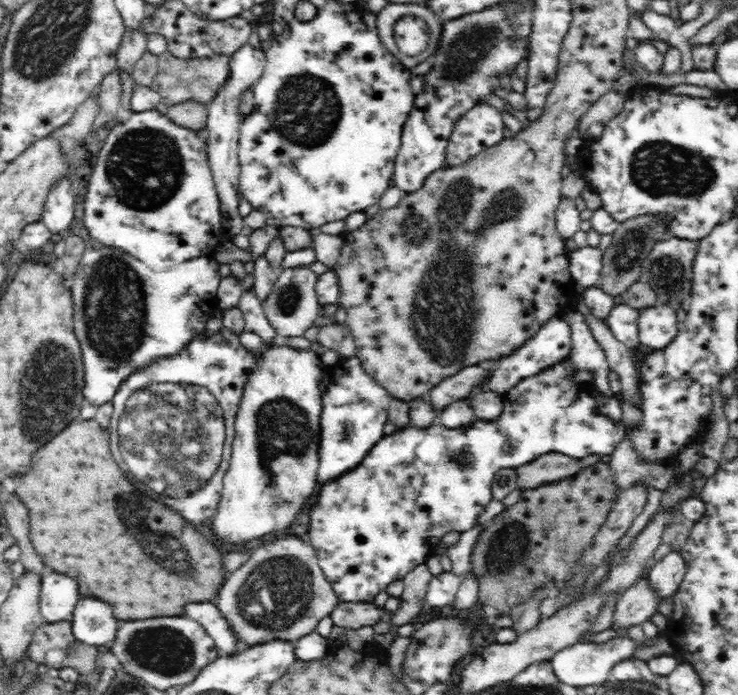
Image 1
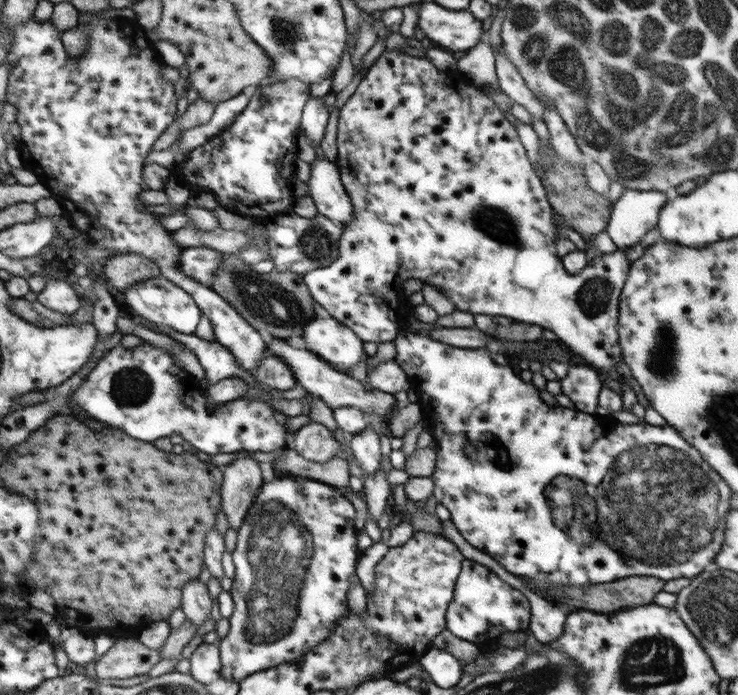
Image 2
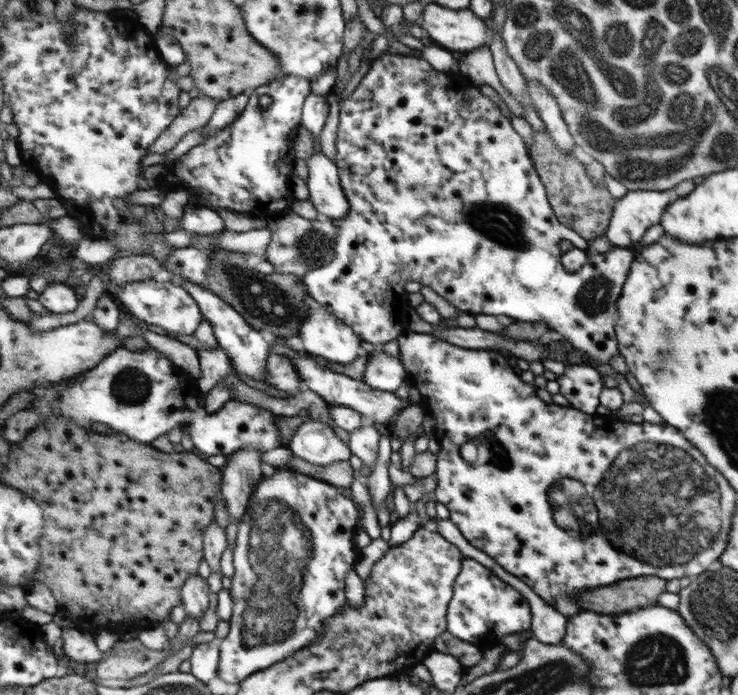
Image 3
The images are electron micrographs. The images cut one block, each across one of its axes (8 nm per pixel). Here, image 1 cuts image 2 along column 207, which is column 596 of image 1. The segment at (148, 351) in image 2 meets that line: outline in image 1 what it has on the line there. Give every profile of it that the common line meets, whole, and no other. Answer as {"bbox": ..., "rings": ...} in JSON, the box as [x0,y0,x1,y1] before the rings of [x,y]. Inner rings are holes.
{"bbox":[305,352,625,602],"rings":[[[568,352],[562,360],[558,360],[556,364],[544,368],[542,372],[538,372],[534,376],[529,376],[521,380],[514,388],[508,391],[504,396],[504,412],[499,416],[498,420],[484,421],[477,419],[475,423],[468,426],[458,428],[446,428],[439,423],[435,423],[428,428],[404,427],[397,430],[391,435],[384,435],[378,443],[372,447],[369,455],[362,462],[351,470],[346,475],[340,476],[339,479],[333,480],[330,483],[324,483],[320,487],[320,494],[317,503],[308,511],[309,527],[305,539],[311,543],[316,549],[317,559],[319,560],[320,568],[323,568],[323,573],[329,581],[332,588],[341,602],[373,602],[375,596],[386,591],[386,587],[395,580],[403,580],[404,575],[408,574],[417,564],[425,562],[426,558],[437,551],[442,538],[451,531],[458,533],[470,530],[476,524],[476,518],[488,505],[488,502],[493,499],[492,483],[495,479],[495,474],[500,469],[516,468],[520,464],[528,464],[532,460],[536,460],[540,455],[548,453],[560,453],[572,458],[583,459],[588,455],[610,455],[614,452],[618,442],[625,437],[625,427],[622,424],[615,424],[606,414],[600,409],[598,403],[598,391],[595,392],[590,386],[582,386],[580,383],[574,382],[574,374],[577,368],[571,364],[571,353]]]}

